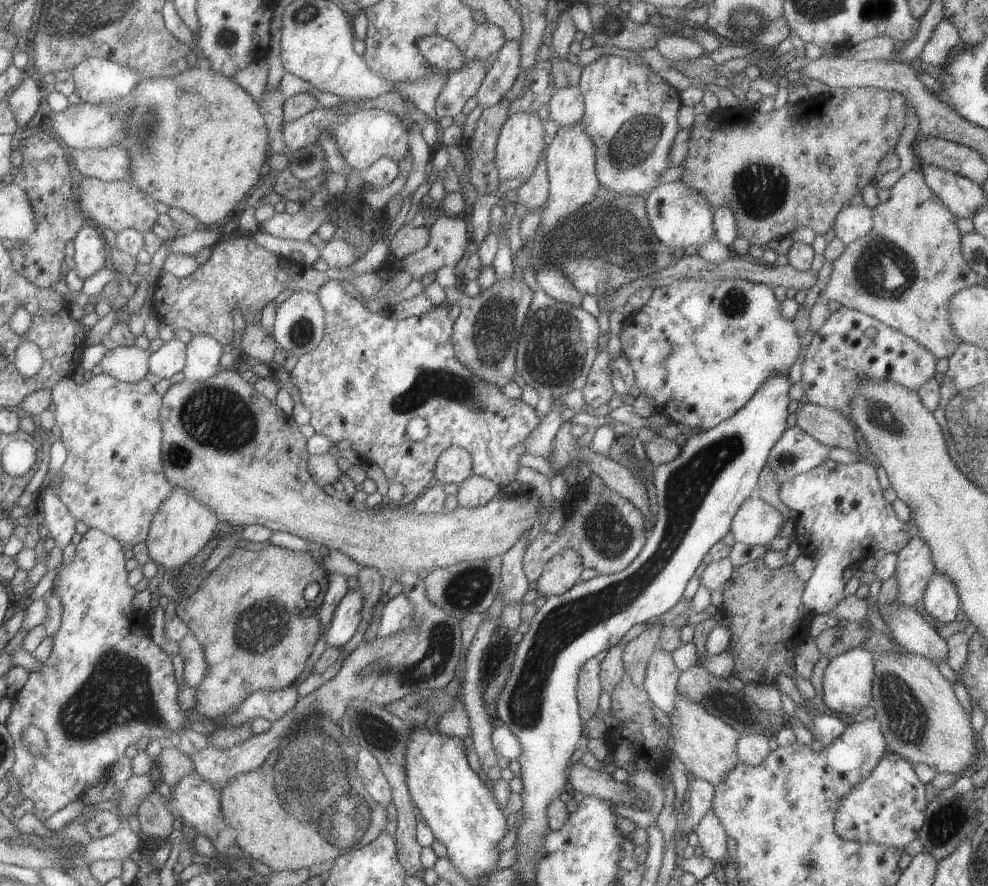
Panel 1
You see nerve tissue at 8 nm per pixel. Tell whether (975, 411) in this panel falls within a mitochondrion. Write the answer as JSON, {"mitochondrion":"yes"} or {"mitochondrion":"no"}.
{"mitochondrion":"yes"}

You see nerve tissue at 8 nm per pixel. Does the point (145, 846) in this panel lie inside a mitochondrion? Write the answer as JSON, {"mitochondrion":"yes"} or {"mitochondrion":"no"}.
{"mitochondrion":"no"}

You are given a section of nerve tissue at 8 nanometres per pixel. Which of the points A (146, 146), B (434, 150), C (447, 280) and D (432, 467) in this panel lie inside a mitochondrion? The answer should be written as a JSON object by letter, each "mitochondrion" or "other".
{"A":"mitochondrion","B":"other","C":"other","D":"other"}

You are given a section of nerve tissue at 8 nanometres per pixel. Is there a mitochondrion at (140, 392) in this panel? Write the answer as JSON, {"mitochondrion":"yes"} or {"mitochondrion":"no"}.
{"mitochondrion":"no"}

